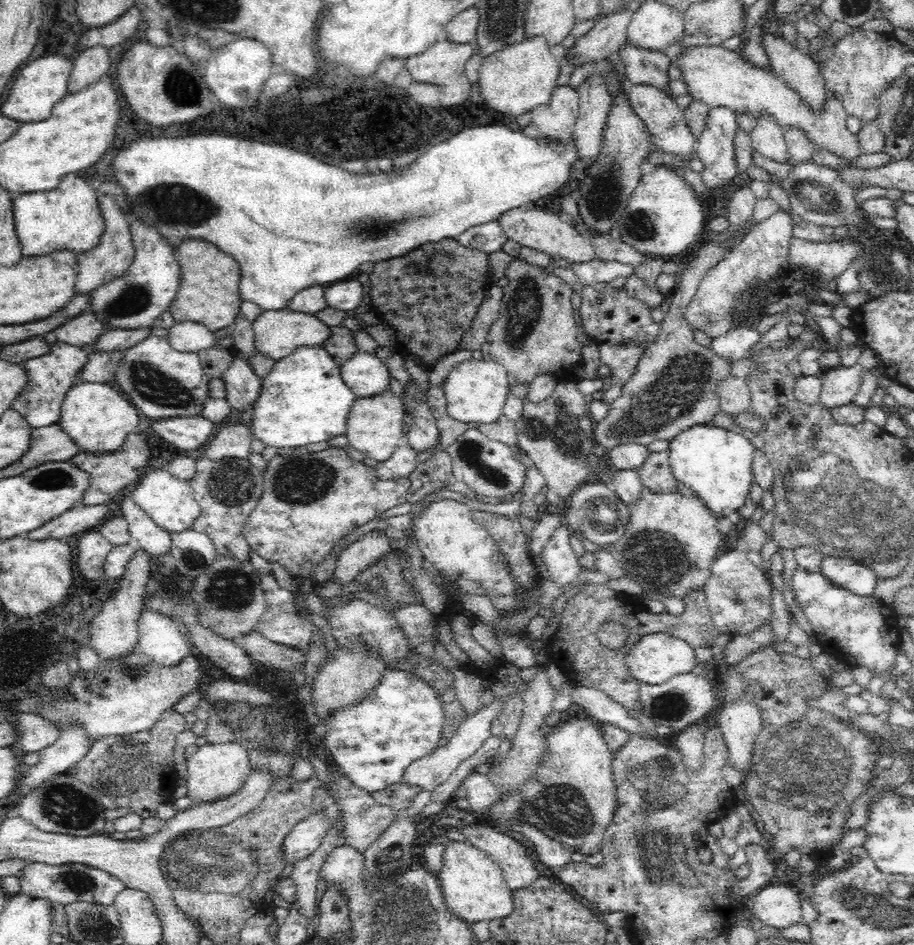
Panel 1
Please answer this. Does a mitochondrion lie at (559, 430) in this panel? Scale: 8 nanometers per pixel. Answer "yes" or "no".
yes

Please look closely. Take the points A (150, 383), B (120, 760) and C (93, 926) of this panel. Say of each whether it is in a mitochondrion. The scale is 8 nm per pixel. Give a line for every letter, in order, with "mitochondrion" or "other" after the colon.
A: mitochondrion
B: mitochondrion
C: mitochondrion

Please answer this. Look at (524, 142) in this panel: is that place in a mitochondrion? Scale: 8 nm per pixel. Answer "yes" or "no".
no

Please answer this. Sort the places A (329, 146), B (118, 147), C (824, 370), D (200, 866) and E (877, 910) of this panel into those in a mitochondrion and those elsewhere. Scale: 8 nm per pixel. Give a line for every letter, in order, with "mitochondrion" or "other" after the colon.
A: other
B: other
C: other
D: mitochondrion
E: mitochondrion

